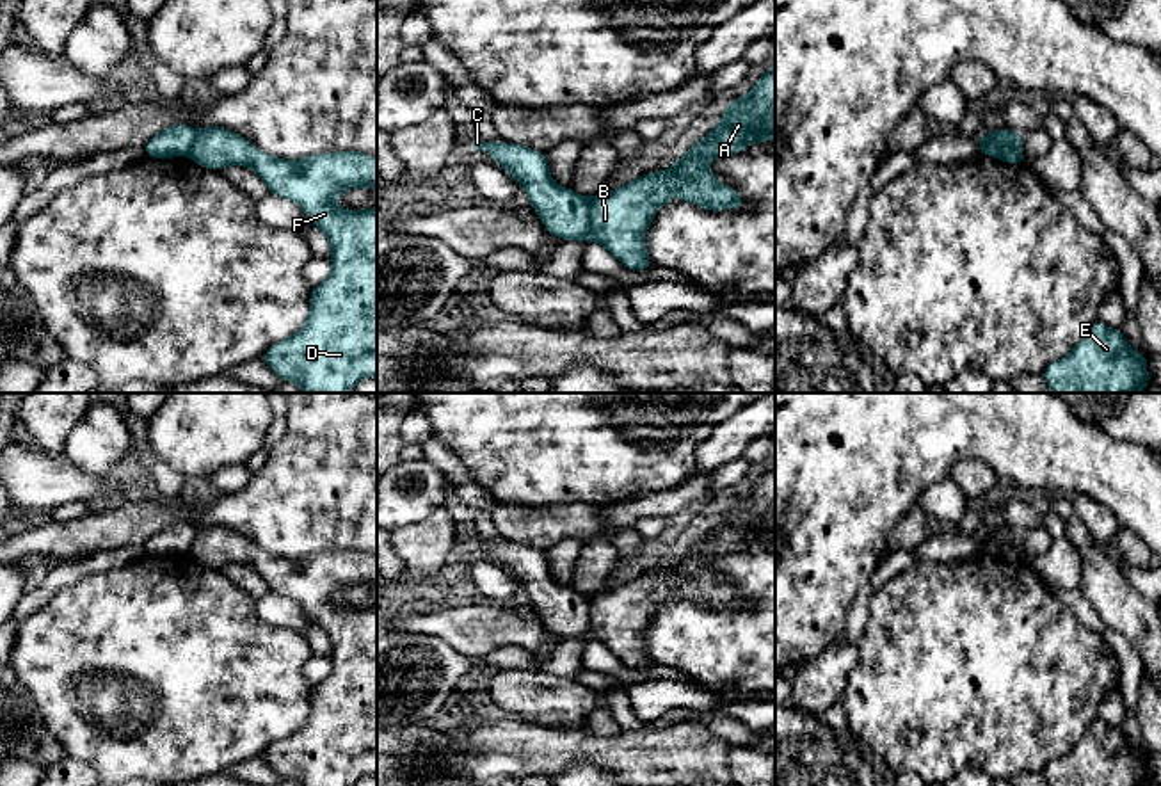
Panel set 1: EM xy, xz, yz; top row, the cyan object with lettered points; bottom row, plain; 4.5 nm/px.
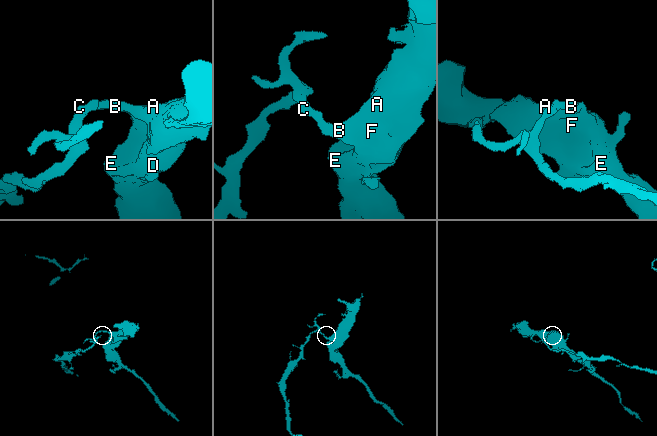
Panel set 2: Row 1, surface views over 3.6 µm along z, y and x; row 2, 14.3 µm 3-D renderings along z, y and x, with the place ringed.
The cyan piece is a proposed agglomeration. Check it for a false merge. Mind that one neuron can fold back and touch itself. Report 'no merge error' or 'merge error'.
merge error

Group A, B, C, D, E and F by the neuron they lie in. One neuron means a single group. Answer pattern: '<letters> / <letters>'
A B D E F / C

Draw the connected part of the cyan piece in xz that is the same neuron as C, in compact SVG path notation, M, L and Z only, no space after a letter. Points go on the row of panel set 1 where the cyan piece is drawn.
M478 137L473 148L485 149L521 183L549 235L587 244L592 240L589 199L551 181L544 153L507 140L484 142Z

